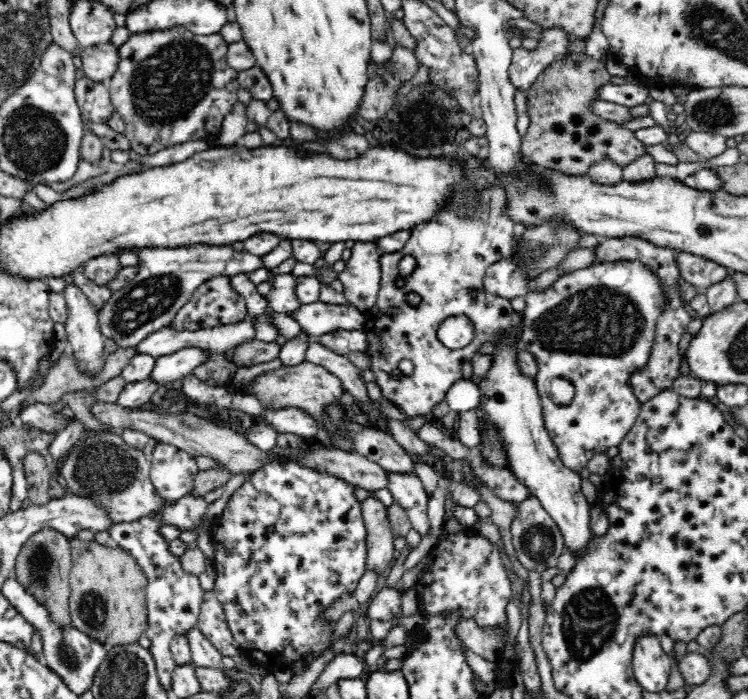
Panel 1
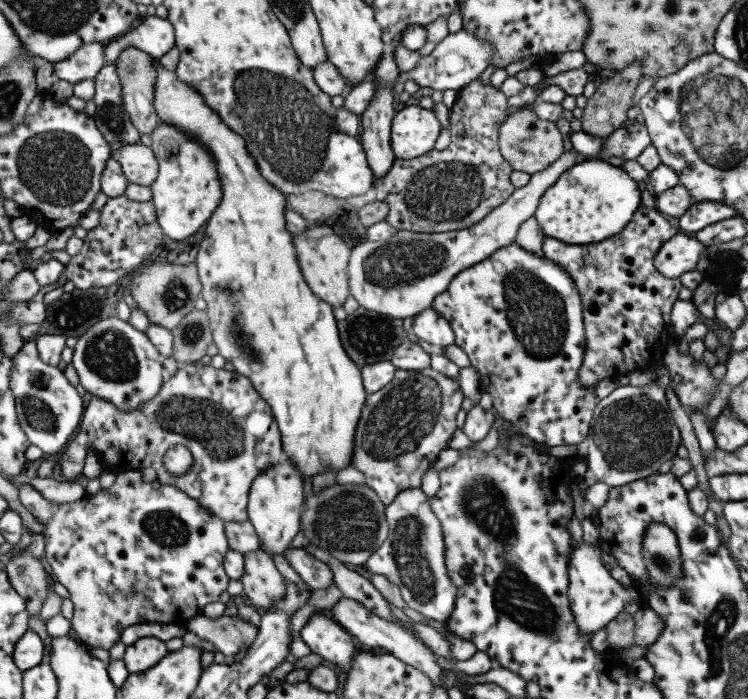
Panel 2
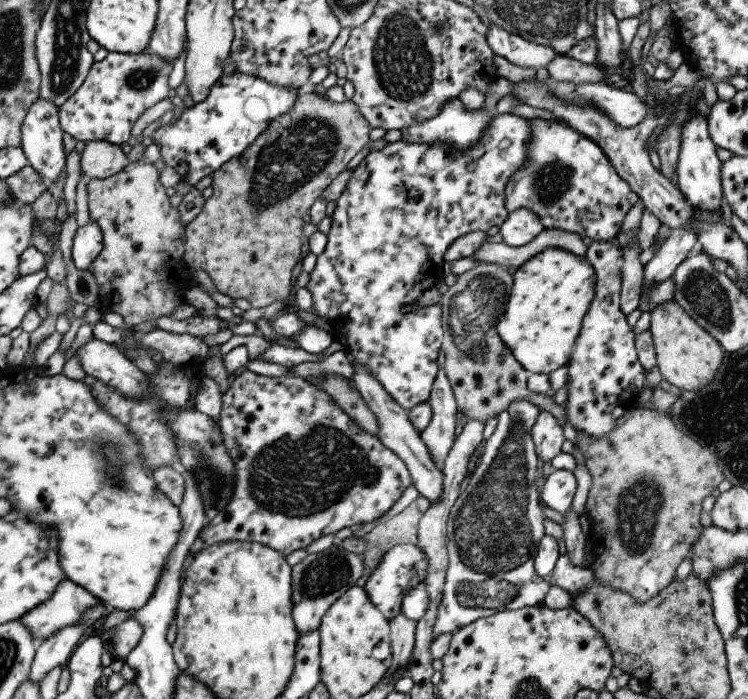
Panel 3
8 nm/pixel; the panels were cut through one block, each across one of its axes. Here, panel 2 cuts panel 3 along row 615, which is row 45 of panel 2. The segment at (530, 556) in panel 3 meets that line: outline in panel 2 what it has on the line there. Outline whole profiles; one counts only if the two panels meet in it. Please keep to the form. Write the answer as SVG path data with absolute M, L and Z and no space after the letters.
M458 30L443 38L428 56L421 56L418 64L410 72L400 72L400 78L394 86L394 107L401 107L400 94L404 91L406 80L414 80L420 86L434 90L460 90L470 82L481 78L482 73L490 66L494 47L490 41L480 39L468 30Z

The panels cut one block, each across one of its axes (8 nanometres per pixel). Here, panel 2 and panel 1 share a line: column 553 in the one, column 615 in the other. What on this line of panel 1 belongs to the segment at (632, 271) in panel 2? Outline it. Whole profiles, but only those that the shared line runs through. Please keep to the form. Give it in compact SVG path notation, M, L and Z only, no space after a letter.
M607 238L600 240L596 247L592 247L597 253L596 263L602 264L604 262L642 262L645 266L648 266L664 283L667 288L667 294L669 294L669 304L665 309L665 312L660 314L658 322L656 322L656 338L654 338L654 346L650 350L650 356L648 356L648 365L635 374L632 374L630 378L630 386L634 395L638 397L640 404L648 402L649 398L654 398L657 394L660 394L664 389L672 388L673 382L681 375L680 366L682 364L682 357L680 357L680 338L682 334L686 332L688 324L690 324L690 314L683 308L683 304L680 300L680 294L678 289L678 278L680 275L677 266L677 250L672 248L659 248L642 238Z

